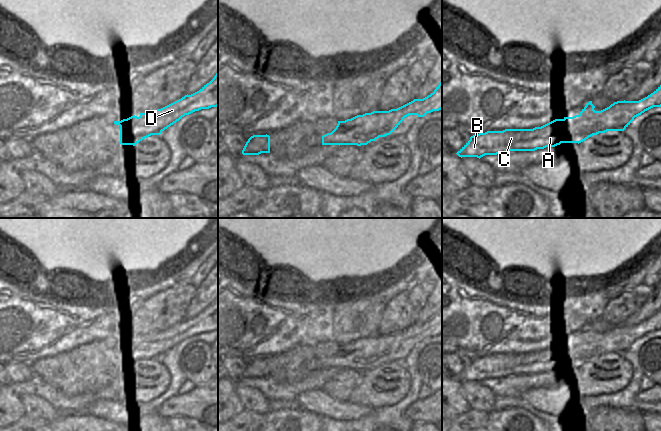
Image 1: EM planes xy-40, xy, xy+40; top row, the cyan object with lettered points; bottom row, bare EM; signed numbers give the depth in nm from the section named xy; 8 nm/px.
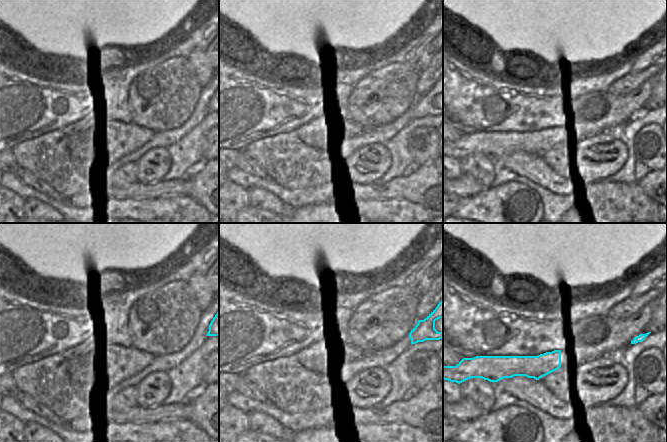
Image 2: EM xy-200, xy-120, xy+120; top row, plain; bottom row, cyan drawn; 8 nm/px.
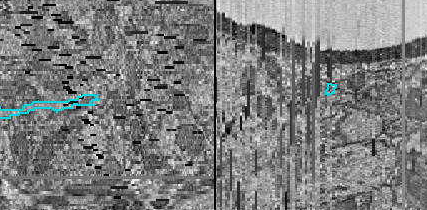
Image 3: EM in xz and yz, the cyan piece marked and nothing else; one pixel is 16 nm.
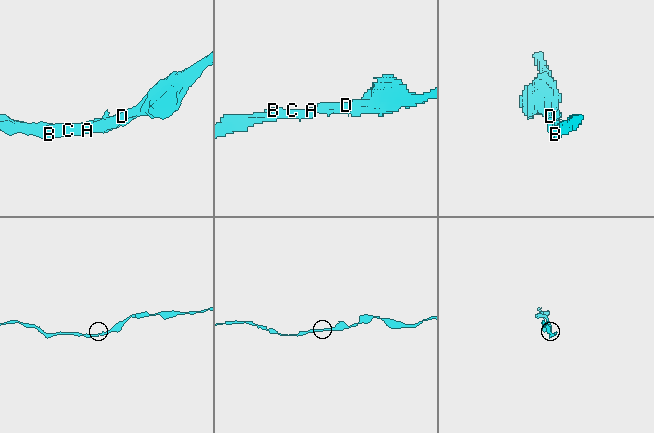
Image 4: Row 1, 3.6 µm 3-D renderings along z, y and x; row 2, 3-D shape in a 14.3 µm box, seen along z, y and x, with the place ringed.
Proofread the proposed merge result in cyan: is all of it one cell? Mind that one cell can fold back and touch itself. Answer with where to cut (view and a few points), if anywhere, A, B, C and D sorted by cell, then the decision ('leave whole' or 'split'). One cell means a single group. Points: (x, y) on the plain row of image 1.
cut none; groups A B C D; leave whole

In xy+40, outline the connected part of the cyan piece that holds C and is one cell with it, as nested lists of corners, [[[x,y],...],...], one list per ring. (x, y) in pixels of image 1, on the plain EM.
[[[661,309],[653,317],[639,325],[617,325],[601,335],[595,335],[595,330],[592,328],[592,325],[589,325],[579,339],[555,343],[541,351],[487,355],[473,359],[456,378],[461,382],[477,381],[480,383],[485,379],[497,379],[509,375],[535,375],[546,371],[555,371],[561,367],[579,368],[599,357],[624,355],[635,341],[653,331],[661,331]]]

